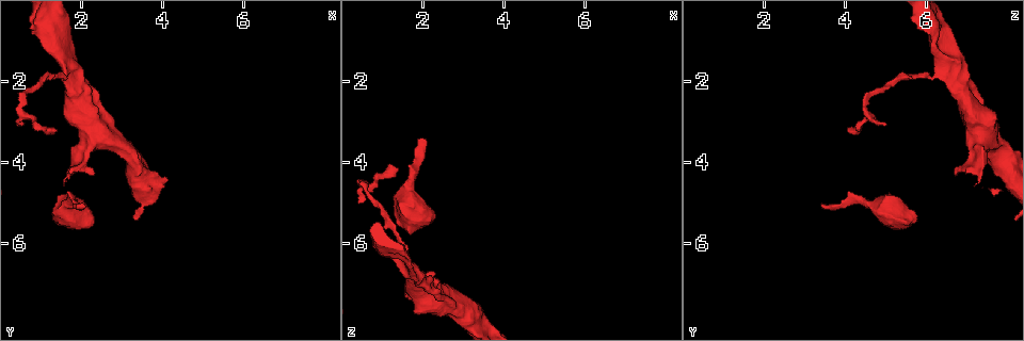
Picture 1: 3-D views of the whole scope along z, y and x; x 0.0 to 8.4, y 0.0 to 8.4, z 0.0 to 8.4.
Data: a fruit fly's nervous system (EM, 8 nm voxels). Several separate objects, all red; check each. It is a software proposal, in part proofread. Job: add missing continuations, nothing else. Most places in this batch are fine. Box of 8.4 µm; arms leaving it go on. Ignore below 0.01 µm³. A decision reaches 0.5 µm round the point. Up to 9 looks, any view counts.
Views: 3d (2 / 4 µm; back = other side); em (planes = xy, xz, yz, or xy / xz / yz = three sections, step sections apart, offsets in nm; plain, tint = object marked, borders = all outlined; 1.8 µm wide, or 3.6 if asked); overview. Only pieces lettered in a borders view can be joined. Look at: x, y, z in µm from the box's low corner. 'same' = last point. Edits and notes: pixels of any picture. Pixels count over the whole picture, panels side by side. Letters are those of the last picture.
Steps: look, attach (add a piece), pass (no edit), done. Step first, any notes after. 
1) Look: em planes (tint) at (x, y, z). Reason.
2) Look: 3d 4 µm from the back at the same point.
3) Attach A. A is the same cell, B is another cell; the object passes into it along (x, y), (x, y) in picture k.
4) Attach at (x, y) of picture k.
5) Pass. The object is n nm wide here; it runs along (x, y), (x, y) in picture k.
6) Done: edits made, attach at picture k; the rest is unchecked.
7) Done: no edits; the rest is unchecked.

Look: em planes (borders) at (2.05, 5.00, 3.40). Long arm stops here.

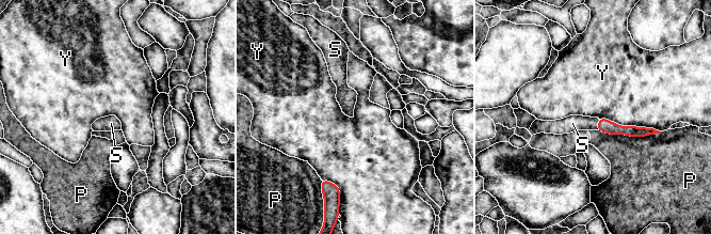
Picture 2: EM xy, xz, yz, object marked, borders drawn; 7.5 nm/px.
Attach S. S is the same cell, P and Y are other cells; the object passes into it along (604, 125), (598, 124), (572, 123) in picture 2; it goes on there.

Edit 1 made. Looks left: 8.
Look: overview. See it whole again.

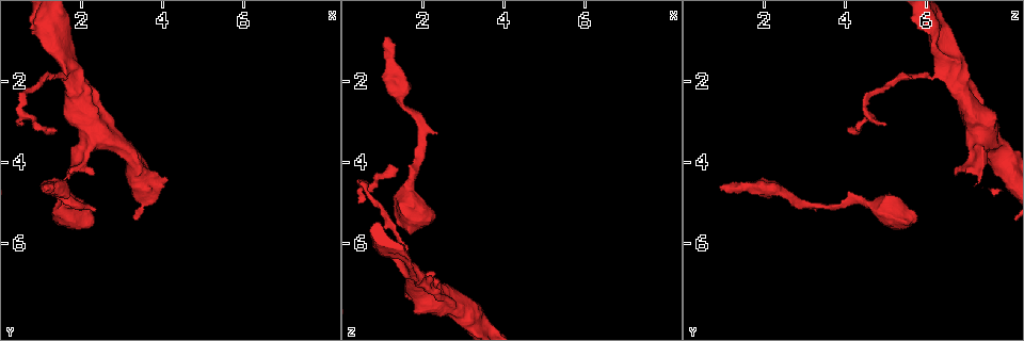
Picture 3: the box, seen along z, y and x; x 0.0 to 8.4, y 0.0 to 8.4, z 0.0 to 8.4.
Look: em 3.6 µm xz step 4 (borders) at (1.60, 4.55, 7.20). Free end.

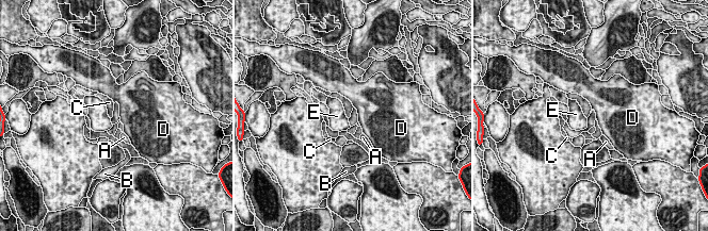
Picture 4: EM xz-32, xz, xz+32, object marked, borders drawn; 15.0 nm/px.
Look: em 3.6 µm planes (borders) at the same point. Cut it another way.

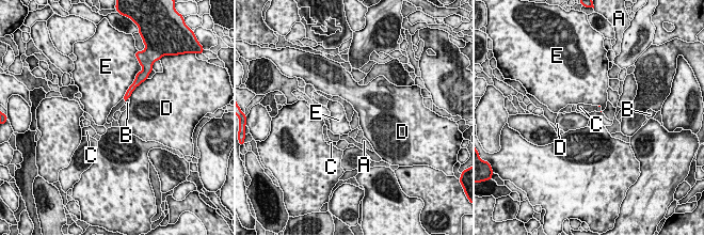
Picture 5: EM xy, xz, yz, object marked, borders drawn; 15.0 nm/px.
Attach C. C is the same cell, A, B, D and E are other cells; the neuron continues.

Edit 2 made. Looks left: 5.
Look: overview.

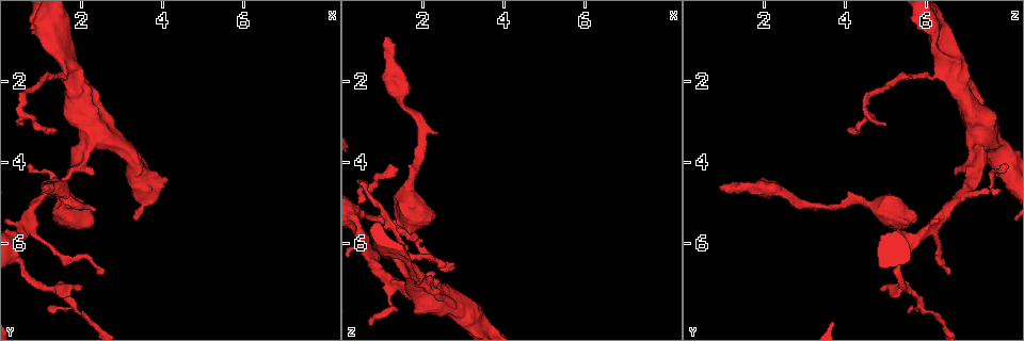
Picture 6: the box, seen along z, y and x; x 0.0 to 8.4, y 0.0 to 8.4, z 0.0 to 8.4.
Look: 3d 2 µm at (1.35, 3.20, 4.15). Thin end.

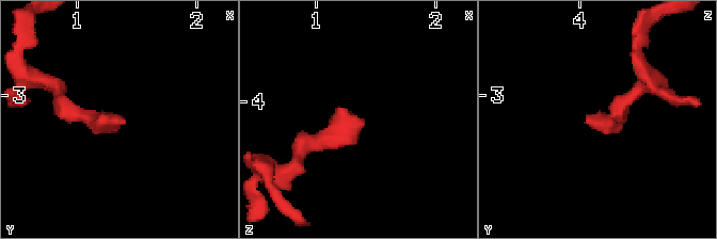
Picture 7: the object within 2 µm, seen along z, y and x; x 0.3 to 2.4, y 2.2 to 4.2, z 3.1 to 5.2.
Look: em xy step 4 (borders) at (1.36, 3.26, 4.16). Shape alone is not enough.

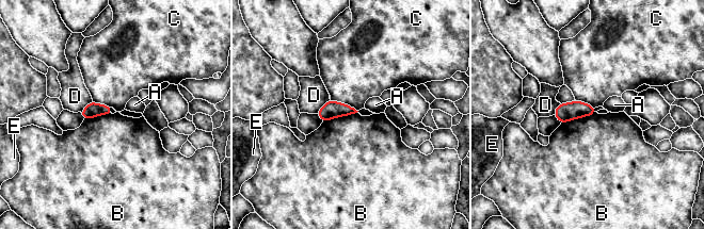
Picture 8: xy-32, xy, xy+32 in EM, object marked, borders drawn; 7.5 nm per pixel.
Look: em planes (borders) at the same point.

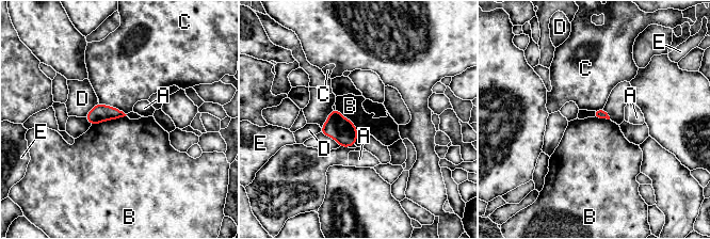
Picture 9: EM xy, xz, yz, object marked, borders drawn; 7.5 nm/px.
Pass. The object is 70 nm wide here; A, B, C, D and E are other cells; a border runs along (126, 114), (92, 125) in picture 9; none of them fits.

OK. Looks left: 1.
Done: edits made, attach at picture 2, attach at picture 5; the rest is unchecked.

